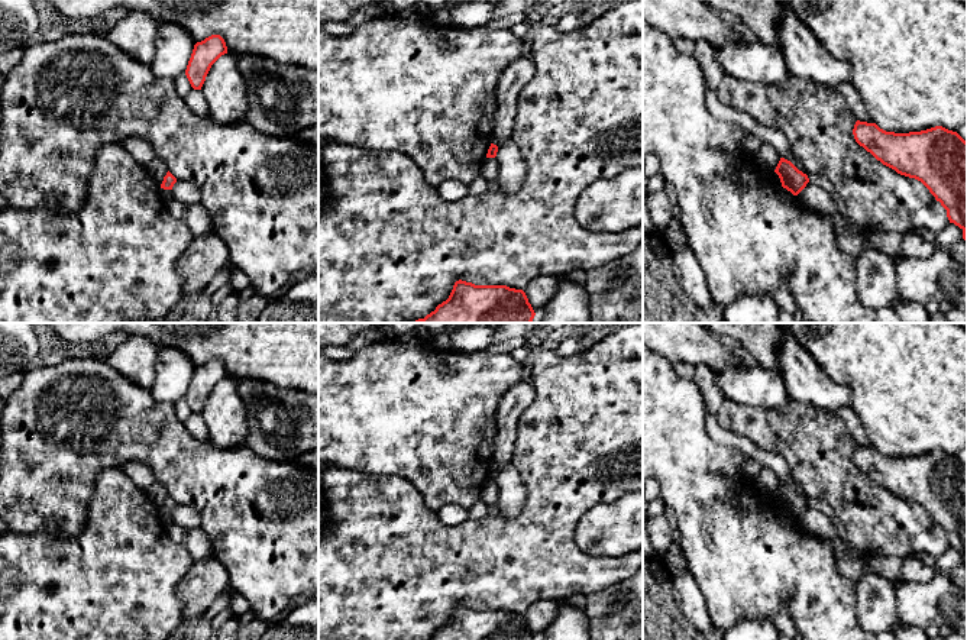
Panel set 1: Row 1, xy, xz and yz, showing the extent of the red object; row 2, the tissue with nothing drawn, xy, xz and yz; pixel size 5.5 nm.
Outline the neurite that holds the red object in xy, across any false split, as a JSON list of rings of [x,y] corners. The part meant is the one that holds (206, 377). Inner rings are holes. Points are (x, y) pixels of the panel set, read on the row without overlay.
[[[211,359],[194,369],[185,400],[194,414],[201,414],[211,390],[227,378],[227,371],[220,359]]]

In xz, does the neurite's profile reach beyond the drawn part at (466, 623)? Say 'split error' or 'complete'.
complete

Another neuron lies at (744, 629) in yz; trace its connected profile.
[[[740,620],[721,637],[722,640],[780,640],[780,633],[770,620]]]

